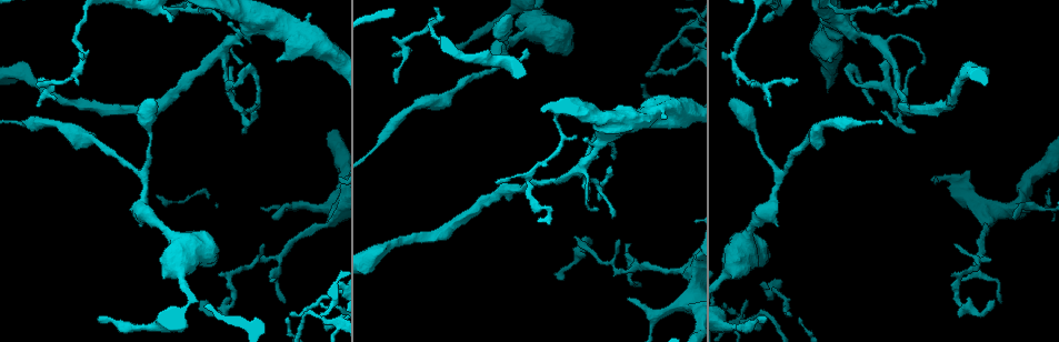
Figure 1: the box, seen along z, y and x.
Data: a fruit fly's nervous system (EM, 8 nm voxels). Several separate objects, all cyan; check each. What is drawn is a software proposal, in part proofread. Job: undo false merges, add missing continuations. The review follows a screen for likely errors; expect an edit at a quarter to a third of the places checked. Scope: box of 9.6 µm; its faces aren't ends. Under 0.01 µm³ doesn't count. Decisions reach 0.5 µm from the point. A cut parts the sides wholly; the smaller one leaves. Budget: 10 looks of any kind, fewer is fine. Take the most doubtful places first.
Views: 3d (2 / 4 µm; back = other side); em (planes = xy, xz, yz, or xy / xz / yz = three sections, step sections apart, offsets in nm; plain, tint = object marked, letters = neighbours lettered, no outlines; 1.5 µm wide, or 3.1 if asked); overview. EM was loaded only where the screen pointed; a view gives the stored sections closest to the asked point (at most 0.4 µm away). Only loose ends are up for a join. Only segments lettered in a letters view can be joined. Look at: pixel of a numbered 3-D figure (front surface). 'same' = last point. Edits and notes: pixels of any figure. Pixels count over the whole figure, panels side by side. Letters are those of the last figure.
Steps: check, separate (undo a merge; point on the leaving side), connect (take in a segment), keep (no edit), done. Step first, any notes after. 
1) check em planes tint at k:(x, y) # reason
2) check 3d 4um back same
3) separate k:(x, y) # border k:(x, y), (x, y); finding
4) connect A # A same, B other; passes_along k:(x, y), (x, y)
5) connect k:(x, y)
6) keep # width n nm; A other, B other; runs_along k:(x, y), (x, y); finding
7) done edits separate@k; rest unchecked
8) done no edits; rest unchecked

check 3d 2um at 1:(208, 302) # long arm stops here

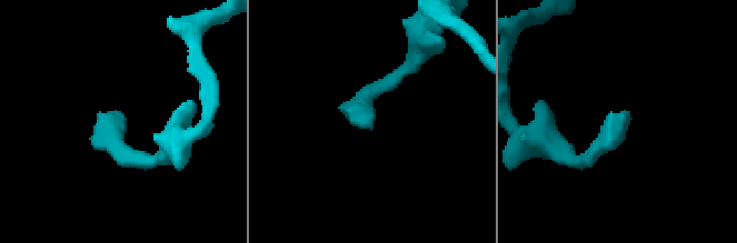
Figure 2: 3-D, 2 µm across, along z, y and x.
check em planes letters at 2:(624, 111)

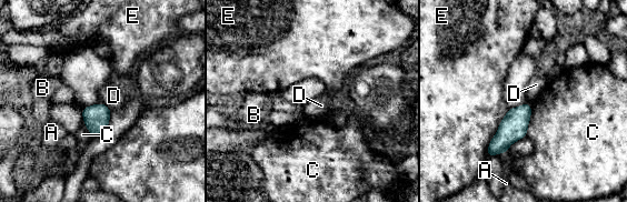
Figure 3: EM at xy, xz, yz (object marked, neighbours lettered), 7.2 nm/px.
keep # A other, B other, C other, D other, E other; none of them fits

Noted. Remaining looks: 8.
check em planes letters at 1:(1014, 217) # free end

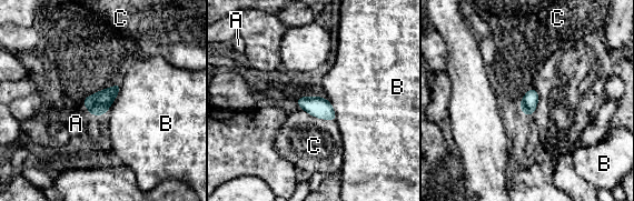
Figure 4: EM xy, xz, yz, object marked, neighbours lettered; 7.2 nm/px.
connect A # width 120 nm; A same, B other, C other; it goes on there

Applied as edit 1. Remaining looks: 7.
check overview

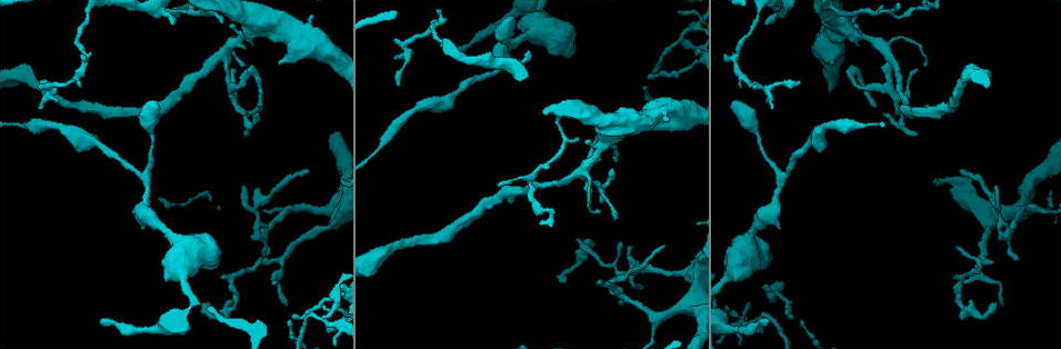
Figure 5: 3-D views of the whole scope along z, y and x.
check 3d 2um at 5:(203, 13) # sharp bend

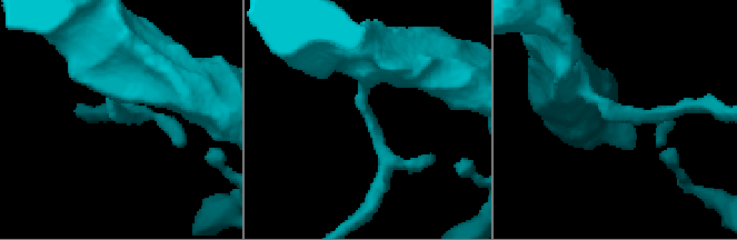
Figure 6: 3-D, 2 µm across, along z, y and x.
check em xz step 4 tint at 6:(361, 110)

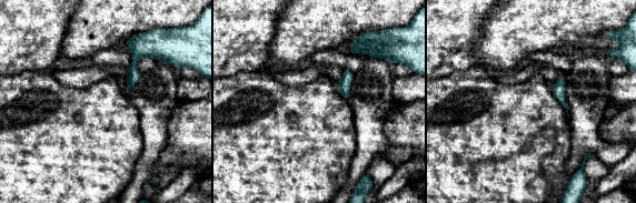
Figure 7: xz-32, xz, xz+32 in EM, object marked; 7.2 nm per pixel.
check em planes letters same

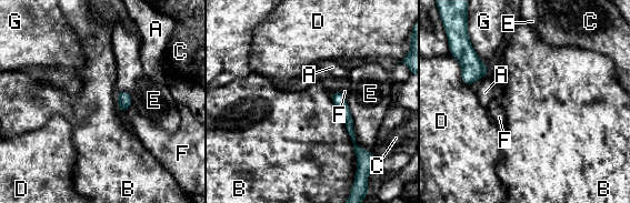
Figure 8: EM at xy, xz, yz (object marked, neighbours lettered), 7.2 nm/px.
keep # A other, B other, C other, D other, E other, F other, G other; runs_along 8:(336, 94), (361, 154), (361, 168); one neuron here

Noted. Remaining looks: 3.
check 3d 2um back at 5:(733, 104)

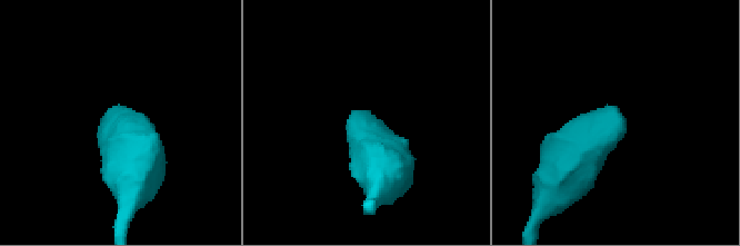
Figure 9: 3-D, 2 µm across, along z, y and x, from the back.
check em planes tint at 9:(105, 113)

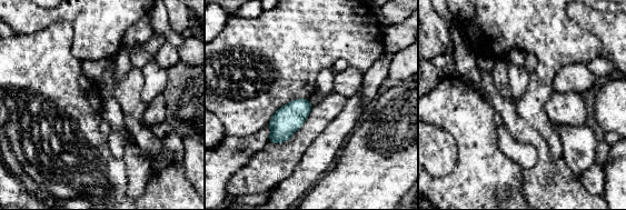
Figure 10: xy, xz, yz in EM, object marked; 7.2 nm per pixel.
check em planes letters same

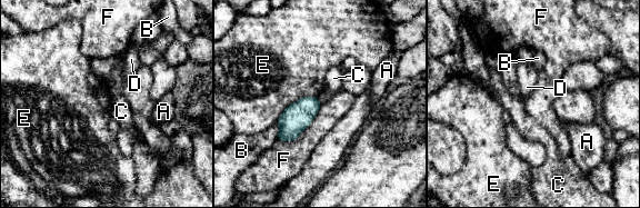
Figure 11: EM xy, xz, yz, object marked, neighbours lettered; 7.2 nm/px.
keep # A other, B other, C other, D other, E other, F other; border 11:(317, 96), (321, 104); none of them fits

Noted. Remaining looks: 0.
done edits connect@4; rest unchecked

